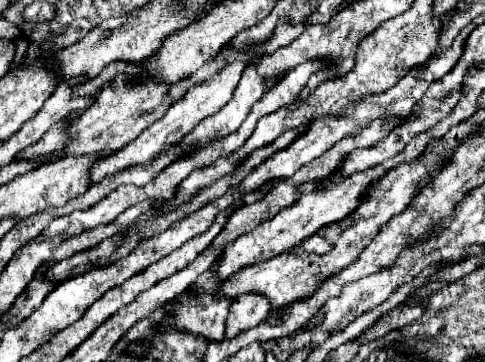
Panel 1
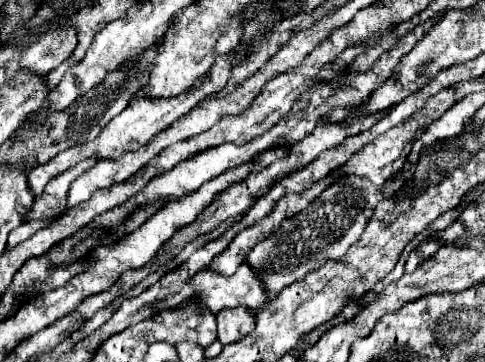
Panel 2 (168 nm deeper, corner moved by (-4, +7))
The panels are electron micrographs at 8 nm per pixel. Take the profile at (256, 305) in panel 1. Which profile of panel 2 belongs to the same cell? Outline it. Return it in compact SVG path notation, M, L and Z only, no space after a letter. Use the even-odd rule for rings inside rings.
M233 308L217 314L217 340L227 346L245 338L255 328L255 316L247 308Z

